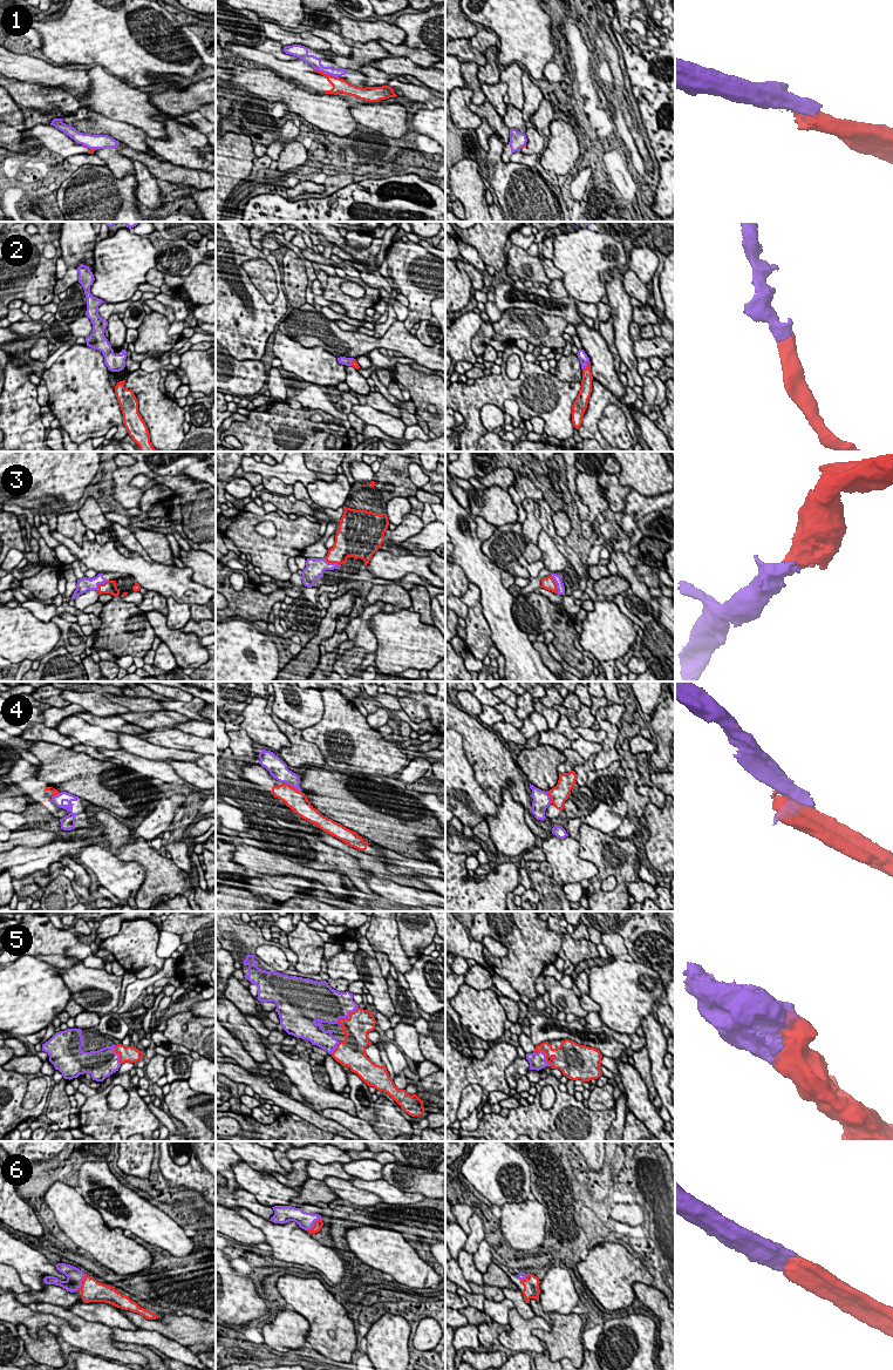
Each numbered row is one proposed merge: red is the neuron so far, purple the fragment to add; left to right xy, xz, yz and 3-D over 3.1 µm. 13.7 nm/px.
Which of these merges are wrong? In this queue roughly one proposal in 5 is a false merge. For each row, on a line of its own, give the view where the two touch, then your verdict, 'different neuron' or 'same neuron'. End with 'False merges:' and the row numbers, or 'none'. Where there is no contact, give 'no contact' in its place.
1: xz | different neuron
2: yz | same neuron
3: yz | same neuron
4: xz | different neuron
5: xz | same neuron
6: xz | same neuron
False merges: 1, 4

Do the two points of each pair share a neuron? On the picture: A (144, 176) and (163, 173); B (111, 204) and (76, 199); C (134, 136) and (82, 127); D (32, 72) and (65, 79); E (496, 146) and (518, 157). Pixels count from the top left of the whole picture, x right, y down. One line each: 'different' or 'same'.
A: different
B: same
C: same
D: same
E: different

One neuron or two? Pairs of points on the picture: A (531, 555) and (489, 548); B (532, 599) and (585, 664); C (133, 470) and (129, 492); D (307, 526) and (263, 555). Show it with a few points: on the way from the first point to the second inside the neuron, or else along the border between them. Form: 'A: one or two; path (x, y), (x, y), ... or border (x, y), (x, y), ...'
A: one; path (520, 551), (502, 551), (499, 549)
B: one; path (549, 616), (564, 631), (564, 644), (568, 649)
C: one; path (128, 475), (127, 487)
D: one; path (297, 534), (273, 554)

